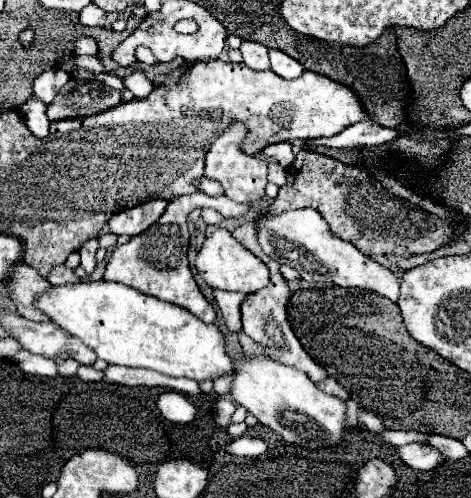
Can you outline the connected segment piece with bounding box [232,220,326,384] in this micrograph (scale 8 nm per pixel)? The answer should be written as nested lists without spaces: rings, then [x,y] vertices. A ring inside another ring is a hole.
[[[252,220],[246,222],[246,224],[242,224],[240,228],[236,228],[236,230],[232,232],[232,236],[234,236],[244,248],[248,248],[254,256],[260,258],[266,264],[270,272],[270,284],[268,284],[264,290],[258,290],[258,292],[254,292],[254,294],[248,294],[246,300],[242,302],[242,330],[244,330],[250,338],[254,338],[254,340],[264,348],[264,352],[266,352],[268,356],[272,356],[276,362],[286,364],[286,366],[294,366],[294,368],[298,368],[298,370],[304,370],[304,372],[310,376],[310,380],[312,380],[314,384],[318,384],[320,380],[326,378],[326,372],[324,372],[322,366],[318,366],[318,364],[306,354],[306,350],[302,348],[302,344],[298,342],[298,338],[294,336],[292,328],[290,328],[290,324],[288,324],[288,320],[286,320],[286,304],[288,304],[288,298],[290,298],[292,292],[290,292],[286,280],[282,278],[282,274],[280,274],[280,270],[278,270],[278,262],[274,262],[272,258],[267,256],[262,251],[262,248],[260,248],[260,244],[256,242],[256,232],[254,232],[254,222],[252,222]]]

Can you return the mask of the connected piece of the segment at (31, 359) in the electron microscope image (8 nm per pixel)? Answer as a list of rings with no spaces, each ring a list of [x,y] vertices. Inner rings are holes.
[[[20,350],[18,354],[14,354],[12,358],[24,372],[36,374],[36,376],[58,376],[56,370],[56,362],[50,358],[42,358],[38,354],[30,354],[26,350]]]

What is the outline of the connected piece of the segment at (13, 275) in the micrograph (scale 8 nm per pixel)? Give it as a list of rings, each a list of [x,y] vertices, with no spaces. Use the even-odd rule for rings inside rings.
[[[24,262],[14,264],[6,280],[6,296],[12,300],[20,316],[34,320],[34,322],[48,322],[48,318],[34,306],[38,292],[48,290],[48,288],[50,288],[48,280],[40,278],[40,274]]]

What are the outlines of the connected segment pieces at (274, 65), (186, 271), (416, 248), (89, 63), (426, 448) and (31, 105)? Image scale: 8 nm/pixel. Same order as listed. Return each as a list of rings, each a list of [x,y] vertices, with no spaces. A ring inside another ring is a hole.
[[[270,50],[270,68],[282,78],[298,78],[304,72],[304,68],[294,58],[280,50]]]
[[[200,192],[180,196],[168,204],[168,210],[164,210],[164,214],[160,216],[160,222],[156,222],[156,226],[150,226],[148,230],[144,230],[144,234],[138,234],[136,238],[130,238],[130,242],[114,248],[114,252],[106,264],[106,270],[104,270],[104,280],[120,282],[134,290],[140,290],[142,294],[160,298],[164,302],[172,302],[180,308],[186,308],[194,316],[198,316],[202,322],[210,324],[210,322],[214,322],[216,312],[210,306],[210,302],[202,296],[198,284],[194,282],[190,266],[188,266],[188,258],[186,258],[188,236],[190,236],[188,226],[186,226],[186,216],[196,206],[214,208],[220,214],[230,216],[230,218],[244,216],[250,210],[250,204],[236,204],[226,196],[210,198]]]
[[[302,150],[294,164],[288,168],[288,184],[280,188],[278,198],[274,200],[274,204],[270,206],[270,210],[266,214],[280,214],[280,212],[288,212],[288,210],[296,210],[296,208],[314,208],[318,210],[330,224],[330,230],[336,236],[342,236],[344,240],[350,240],[352,244],[358,246],[358,250],[362,250],[368,256],[414,256],[414,254],[424,254],[424,252],[434,252],[440,246],[446,246],[452,240],[452,226],[448,226],[448,222],[444,222],[440,216],[434,216],[426,210],[422,210],[420,206],[414,206],[412,202],[398,198],[390,192],[386,192],[386,188],[372,176],[372,182],[368,180],[368,172],[362,168],[352,168],[348,164],[342,164],[330,156],[324,154],[316,154],[312,150]]]
[[[76,56],[76,60],[74,60],[74,68],[70,70],[70,74],[78,72],[78,70],[88,70],[88,72],[92,72],[92,74],[100,74],[100,72],[104,72],[104,68],[102,68],[98,56]]]
[[[406,444],[396,448],[396,456],[410,468],[432,470],[442,464],[442,456],[430,444]]]
[[[30,98],[28,102],[24,102],[18,108],[24,124],[28,126],[28,130],[36,136],[36,138],[46,138],[48,136],[48,128],[50,128],[50,120],[46,118],[46,104],[40,102],[38,98]]]

